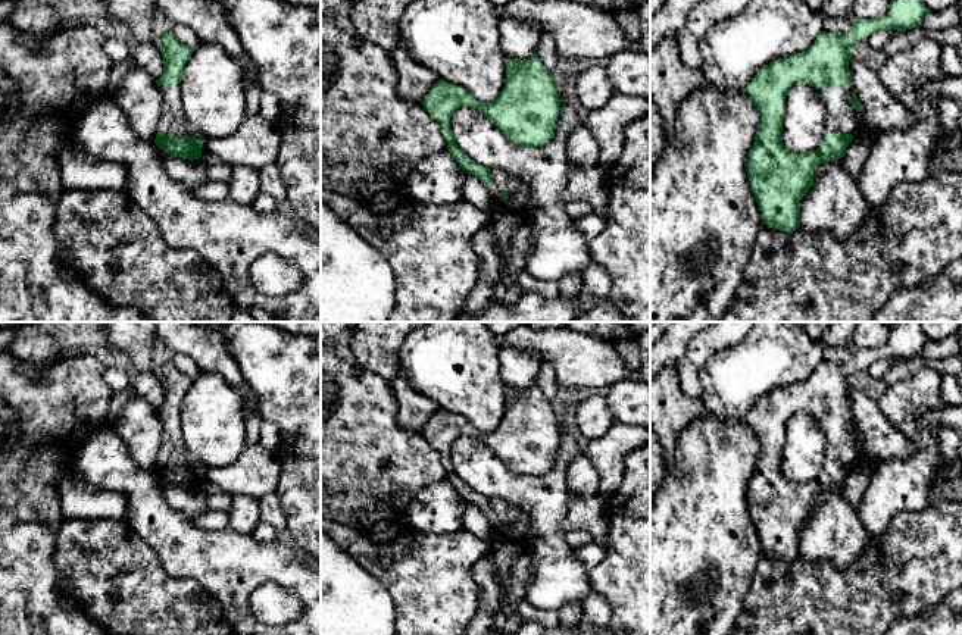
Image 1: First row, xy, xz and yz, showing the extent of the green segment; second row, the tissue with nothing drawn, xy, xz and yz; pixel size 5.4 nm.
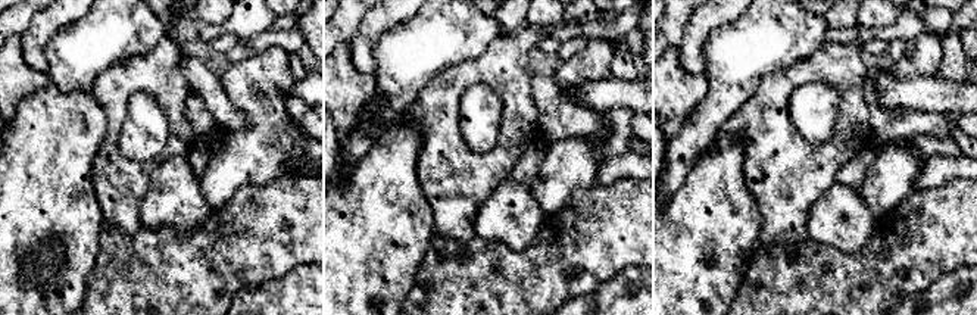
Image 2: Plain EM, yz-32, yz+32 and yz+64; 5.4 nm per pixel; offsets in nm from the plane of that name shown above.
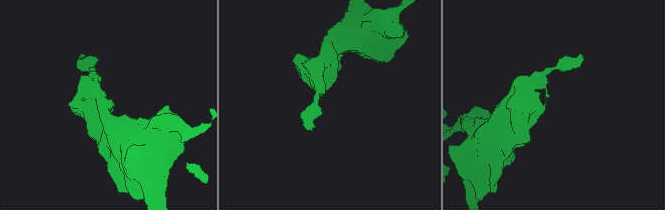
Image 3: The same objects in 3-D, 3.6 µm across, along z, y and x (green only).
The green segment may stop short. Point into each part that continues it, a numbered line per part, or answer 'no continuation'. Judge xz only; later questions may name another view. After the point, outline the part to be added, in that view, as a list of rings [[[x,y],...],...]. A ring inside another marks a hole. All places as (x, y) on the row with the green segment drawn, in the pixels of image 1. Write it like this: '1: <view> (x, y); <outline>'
1: xz (502, 181); [[[490,168],[490,172],[491,185],[488,187],[488,191],[494,206],[509,213],[522,213],[530,198],[527,184],[500,168]]]

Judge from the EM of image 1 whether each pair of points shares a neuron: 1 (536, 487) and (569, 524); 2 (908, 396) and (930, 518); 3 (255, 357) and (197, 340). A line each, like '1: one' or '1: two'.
1: two
2: two
3: two

